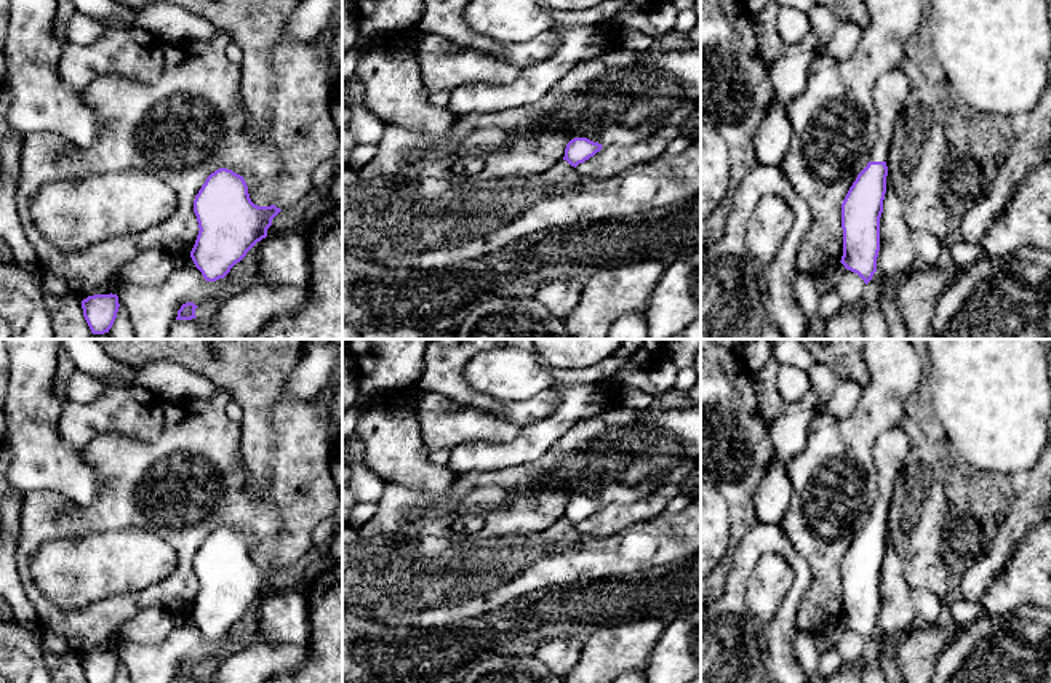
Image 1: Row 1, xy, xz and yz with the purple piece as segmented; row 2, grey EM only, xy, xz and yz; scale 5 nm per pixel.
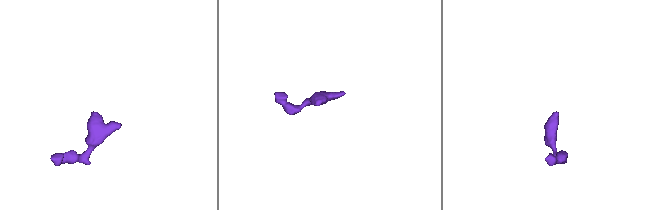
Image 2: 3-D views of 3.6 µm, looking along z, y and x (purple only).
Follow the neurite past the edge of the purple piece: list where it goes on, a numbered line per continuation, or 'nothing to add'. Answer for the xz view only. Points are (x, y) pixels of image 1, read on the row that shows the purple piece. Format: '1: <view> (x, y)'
nothing to add

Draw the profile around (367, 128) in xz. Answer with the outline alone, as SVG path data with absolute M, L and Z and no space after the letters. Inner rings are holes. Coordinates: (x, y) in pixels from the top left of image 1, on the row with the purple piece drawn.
M349 77L342 82L342 106L350 110L350 122L346 126L358 144L378 144L386 123L373 115L360 101L362 85Z

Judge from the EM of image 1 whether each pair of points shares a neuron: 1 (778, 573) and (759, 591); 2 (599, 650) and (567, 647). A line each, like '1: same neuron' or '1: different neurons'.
1: same neuron
2: different neurons

